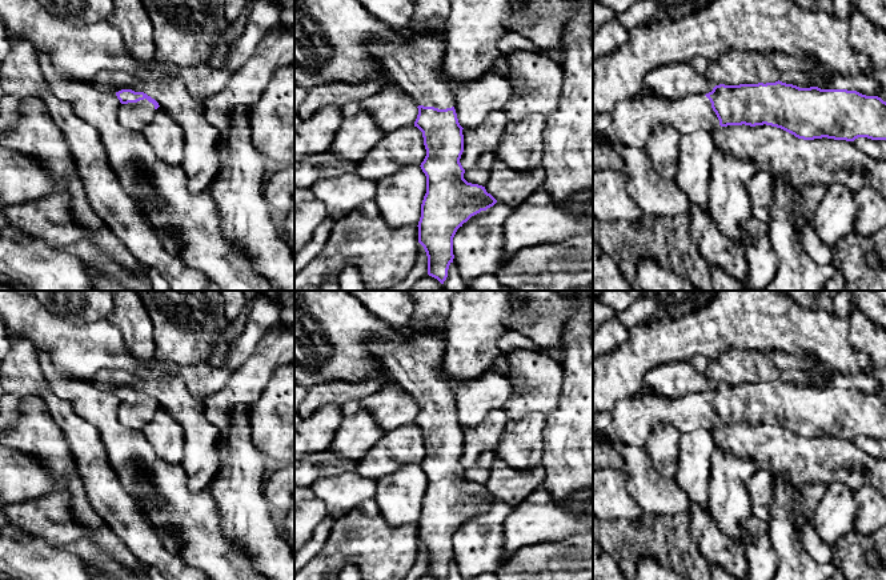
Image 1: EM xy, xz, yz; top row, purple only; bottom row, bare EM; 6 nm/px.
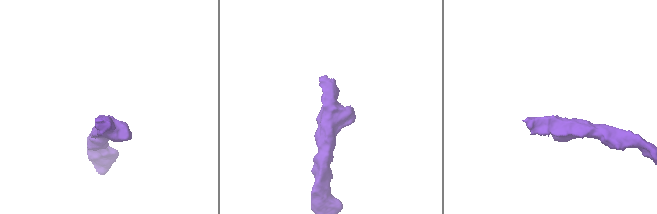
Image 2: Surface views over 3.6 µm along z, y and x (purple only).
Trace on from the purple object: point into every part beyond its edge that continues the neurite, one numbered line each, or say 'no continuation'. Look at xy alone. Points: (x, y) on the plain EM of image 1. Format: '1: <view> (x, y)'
1: xy (135, 415)

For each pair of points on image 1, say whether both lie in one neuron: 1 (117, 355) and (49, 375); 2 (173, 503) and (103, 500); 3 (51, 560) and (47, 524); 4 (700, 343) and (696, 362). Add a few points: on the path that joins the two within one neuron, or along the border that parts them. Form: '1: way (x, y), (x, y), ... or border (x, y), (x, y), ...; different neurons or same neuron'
1: border (39, 351), (44, 351), (59, 370), (88, 382); different neurons
2: border (117, 476), (121, 486), (137, 500); different neurons
3: border (21, 530), (41, 538), (51, 546), (64, 547); different neurons
4: border (709, 359), (694, 355), (689, 360); different neurons

